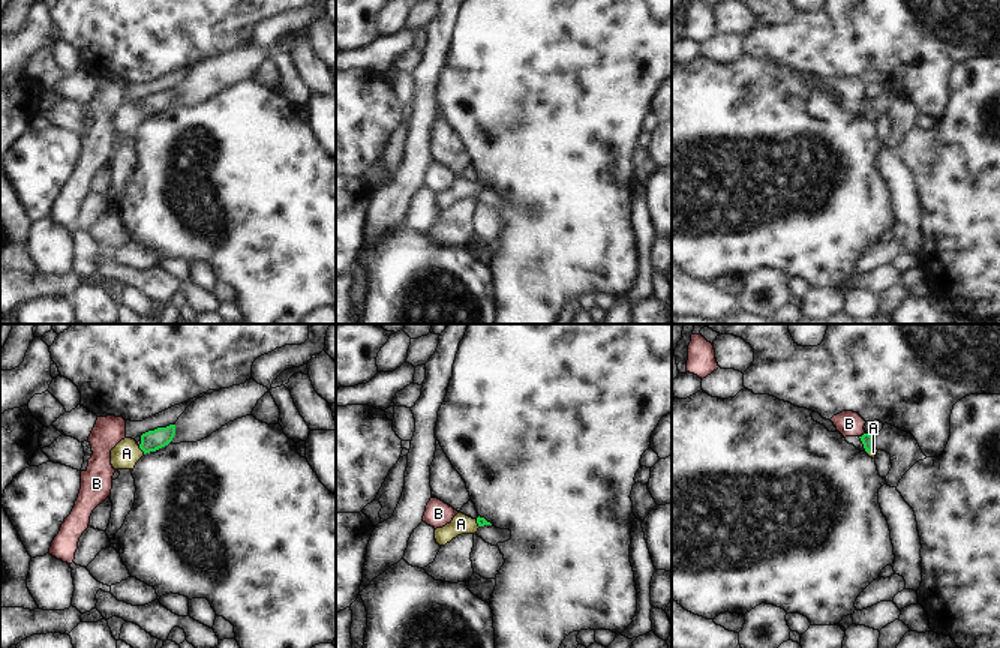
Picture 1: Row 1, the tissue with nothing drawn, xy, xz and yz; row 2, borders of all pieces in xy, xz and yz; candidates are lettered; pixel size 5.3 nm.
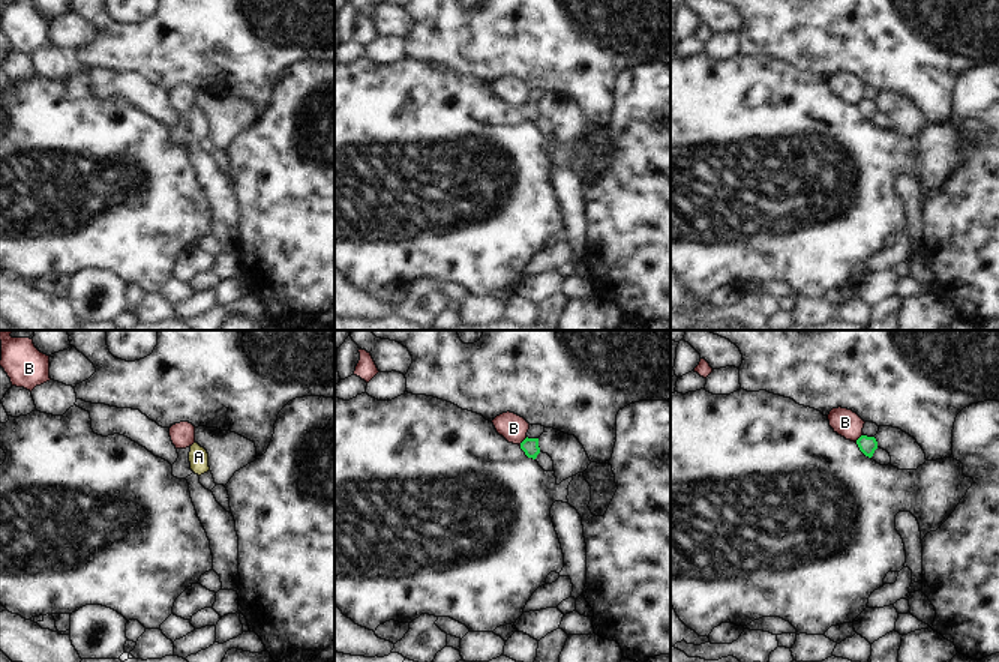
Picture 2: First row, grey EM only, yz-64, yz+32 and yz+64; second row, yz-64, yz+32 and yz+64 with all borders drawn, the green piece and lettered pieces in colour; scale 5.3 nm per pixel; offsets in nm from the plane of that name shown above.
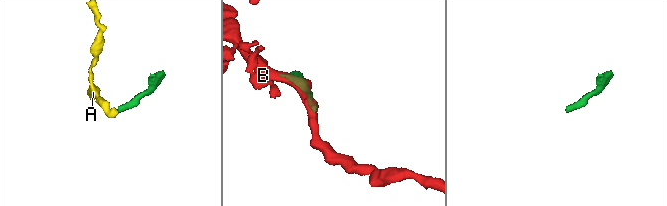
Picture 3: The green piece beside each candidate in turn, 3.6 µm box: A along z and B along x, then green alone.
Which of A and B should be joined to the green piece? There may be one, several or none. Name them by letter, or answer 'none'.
A

